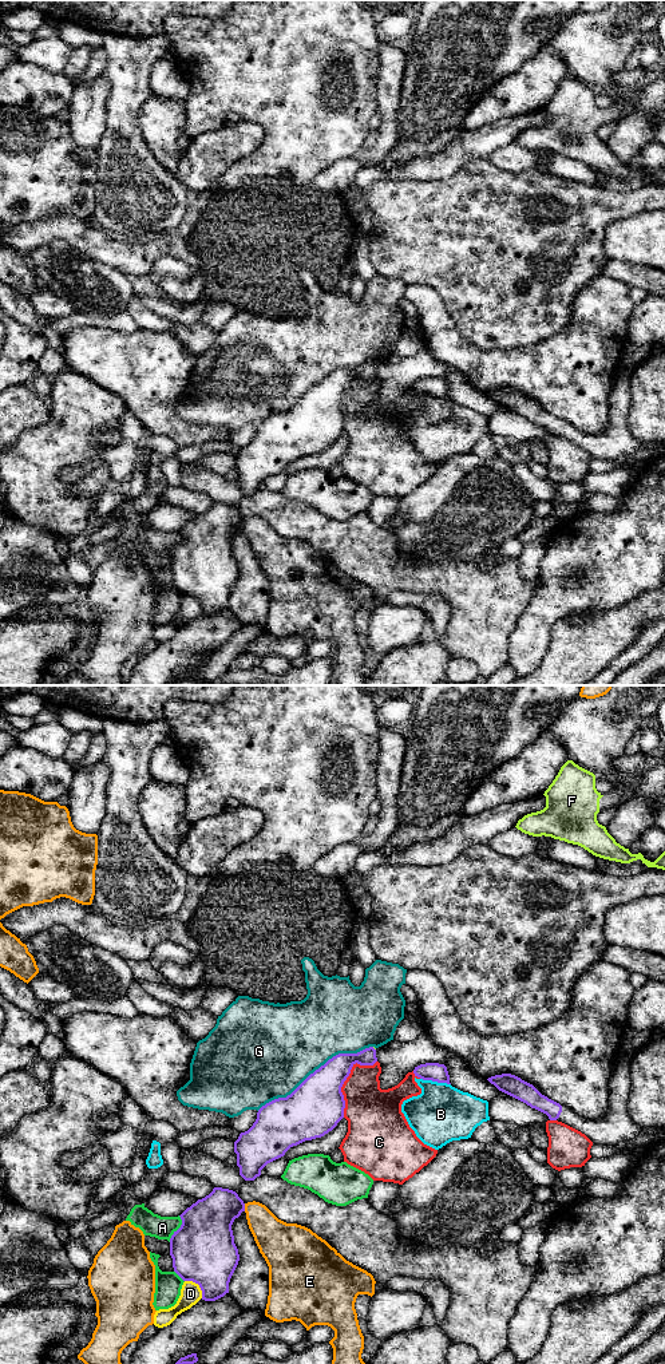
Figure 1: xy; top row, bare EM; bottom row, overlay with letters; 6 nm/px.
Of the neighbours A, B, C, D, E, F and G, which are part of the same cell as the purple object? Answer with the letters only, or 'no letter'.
F

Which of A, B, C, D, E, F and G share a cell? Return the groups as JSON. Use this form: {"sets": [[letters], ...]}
{"sets": [["A"], ["B"], ["C"], ["D"], ["E"], ["F"], ["G"]]}

